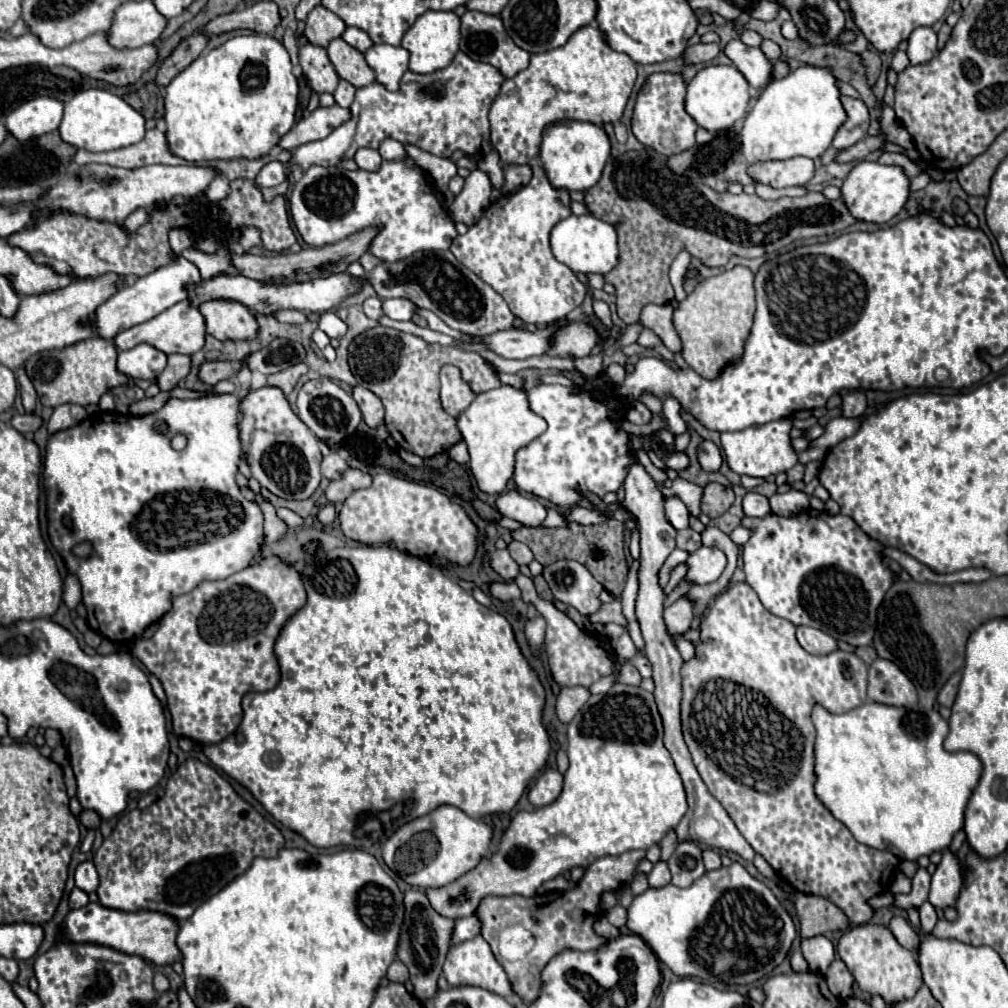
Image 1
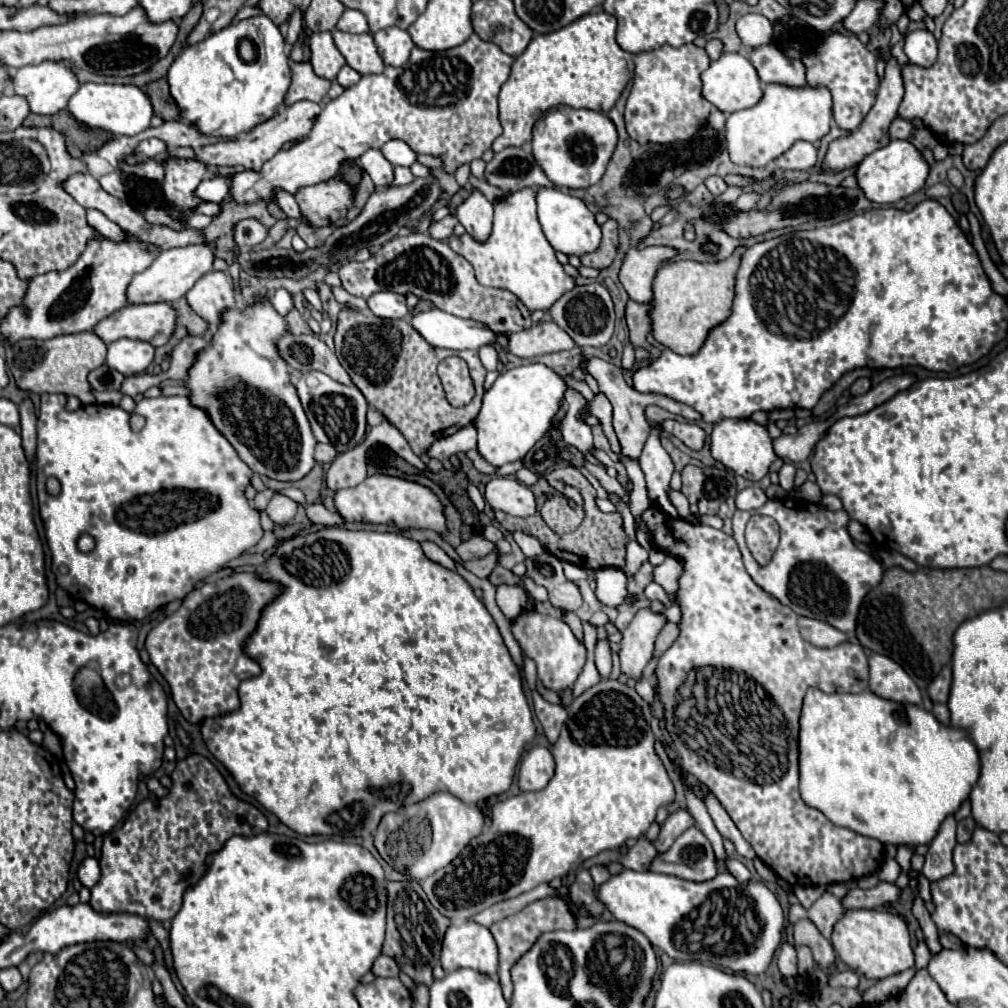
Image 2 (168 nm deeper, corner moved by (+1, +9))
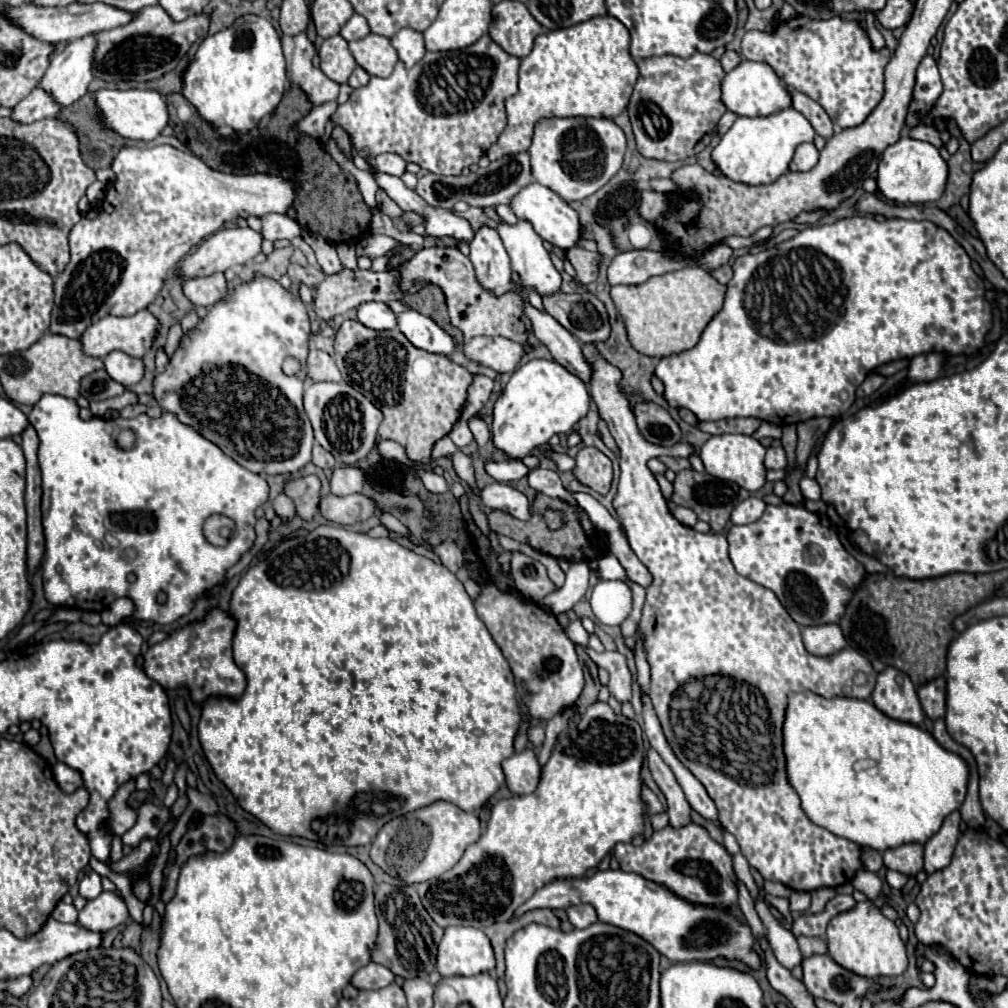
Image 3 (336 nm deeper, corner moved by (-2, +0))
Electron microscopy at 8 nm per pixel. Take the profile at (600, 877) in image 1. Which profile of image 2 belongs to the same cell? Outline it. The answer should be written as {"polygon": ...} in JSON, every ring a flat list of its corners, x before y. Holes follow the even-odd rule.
{"polygon":[[547,897,547,899,539,899,533,901,531,905,527,905,523,911,497,921,495,925,489,927,489,931,493,933,497,947,499,947,499,983,503,989,503,995,507,1001,511,1001,511,965,527,951,531,949,531,945,535,943,535,937,539,937,539,933,545,931,555,931,555,929,575,929,575,917,571,915,567,903,563,897]]}

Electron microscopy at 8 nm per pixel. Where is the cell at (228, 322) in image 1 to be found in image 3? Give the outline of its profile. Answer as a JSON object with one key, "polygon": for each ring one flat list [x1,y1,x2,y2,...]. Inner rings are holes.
{"polygon":[[222,272,206,276,206,278,196,278,196,280,186,280,182,284,184,296,198,308,210,308,214,302,220,302,228,294,228,284]]}

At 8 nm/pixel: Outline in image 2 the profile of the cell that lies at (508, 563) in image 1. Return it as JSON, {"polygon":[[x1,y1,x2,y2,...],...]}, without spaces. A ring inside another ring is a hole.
{"polygon":[[475,533,471,539,463,541,459,547,455,547,457,555,461,557,461,561,469,561,469,559,481,559,487,553,491,553,495,547,491,541,487,541,485,537,481,537,479,533]]}

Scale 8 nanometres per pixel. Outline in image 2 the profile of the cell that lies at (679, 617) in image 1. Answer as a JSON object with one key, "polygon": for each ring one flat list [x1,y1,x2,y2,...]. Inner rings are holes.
{"polygon":[[647,607,635,613,633,621,621,633,623,637,619,641,619,661,623,675,631,679,641,677,647,661,651,659,655,637,663,625,665,617,651,613]]}

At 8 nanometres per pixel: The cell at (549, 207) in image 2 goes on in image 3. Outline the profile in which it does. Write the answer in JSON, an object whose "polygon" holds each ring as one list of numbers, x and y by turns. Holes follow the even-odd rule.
{"polygon":[[536,180,514,196,514,200,512,200,512,210,516,212,516,216,518,216,520,220,532,222,534,230,536,230,546,242,550,242,552,246,556,246,556,248,560,248,560,250,570,250,570,248,574,248,574,246,580,242,582,234,584,234,582,222,578,222,578,212,576,212,568,202,564,202,554,190,538,184]]}

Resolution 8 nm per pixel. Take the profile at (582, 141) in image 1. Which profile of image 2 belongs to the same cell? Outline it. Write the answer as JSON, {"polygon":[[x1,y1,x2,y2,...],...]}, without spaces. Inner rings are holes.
{"polygon":[[557,107,547,111,533,127,533,157,547,175,547,179,559,189,585,189,595,185,617,147,615,123,599,111]]}

